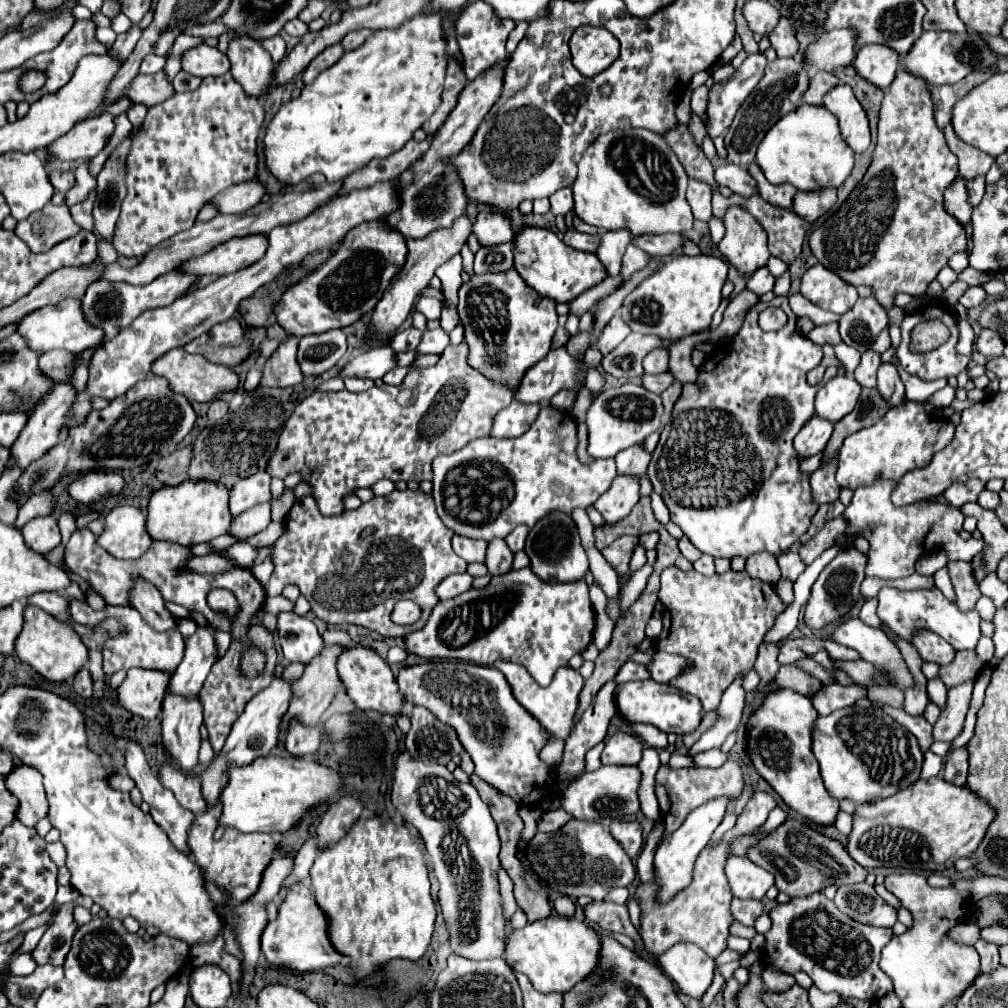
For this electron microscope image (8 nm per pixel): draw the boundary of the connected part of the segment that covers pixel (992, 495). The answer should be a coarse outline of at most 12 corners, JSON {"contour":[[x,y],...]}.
{"contour":[[982,490],[978,504],[982,508],[994,510],[1000,496],[990,490]]}

